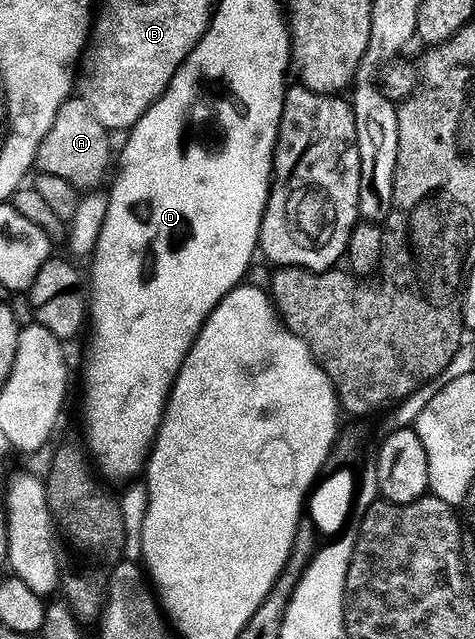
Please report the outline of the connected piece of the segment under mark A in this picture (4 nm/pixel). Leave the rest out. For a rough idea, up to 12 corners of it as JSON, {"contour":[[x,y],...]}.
{"contour":[[69,97],[38,145],[35,170],[99,188],[108,128]]}

